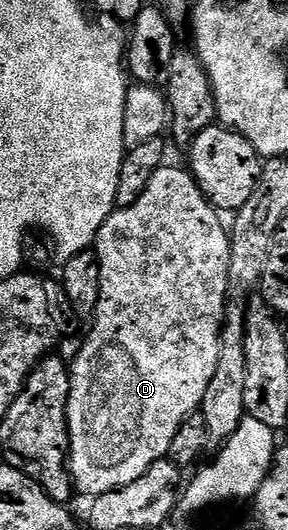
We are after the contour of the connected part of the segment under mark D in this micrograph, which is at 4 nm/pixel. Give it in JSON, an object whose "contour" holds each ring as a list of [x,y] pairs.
{"contour":[[[172,163],[162,165],[159,171],[155,171],[155,175],[151,175],[151,183],[147,183],[147,191],[143,191],[143,195],[139,195],[139,199],[135,199],[135,203],[131,203],[131,207],[118,207],[113,210],[113,214],[107,219],[107,223],[103,223],[103,227],[97,236],[95,252],[99,259],[99,303],[95,307],[91,318],[93,326],[89,329],[89,338],[86,341],[80,342],[81,350],[79,355],[71,363],[69,374],[71,375],[71,395],[69,396],[69,406],[67,407],[67,419],[69,420],[69,476],[73,479],[76,492],[89,493],[90,498],[99,496],[101,493],[106,493],[112,489],[123,487],[127,483],[135,483],[135,479],[139,479],[139,475],[143,475],[143,471],[147,471],[147,467],[151,467],[151,463],[163,461],[168,458],[169,448],[171,447],[171,439],[175,439],[175,431],[179,431],[179,427],[183,423],[185,417],[189,417],[201,408],[201,400],[207,391],[207,383],[211,383],[211,375],[215,375],[215,367],[219,363],[219,351],[221,350],[221,325],[225,321],[225,300],[227,299],[227,275],[230,273],[230,243],[229,235],[226,226],[220,219],[220,212],[213,208],[209,200],[205,198],[201,188],[197,185],[197,180],[194,179],[188,168],[181,167],[176,169]]]}

